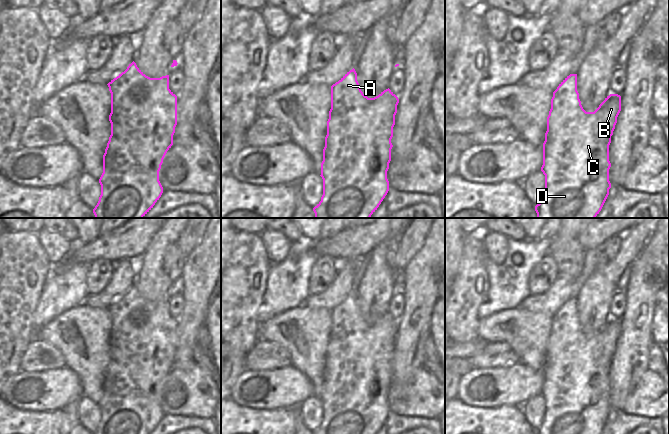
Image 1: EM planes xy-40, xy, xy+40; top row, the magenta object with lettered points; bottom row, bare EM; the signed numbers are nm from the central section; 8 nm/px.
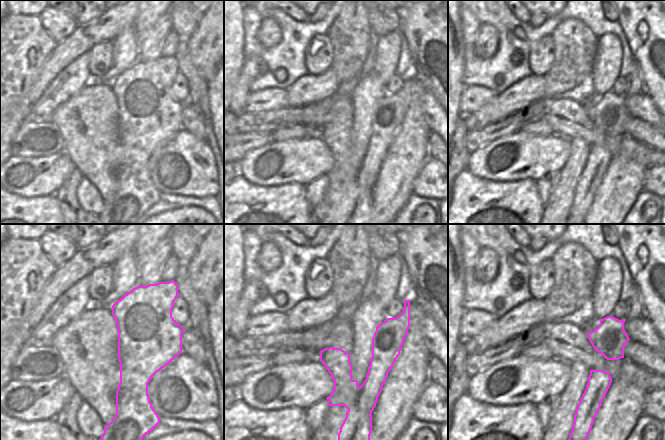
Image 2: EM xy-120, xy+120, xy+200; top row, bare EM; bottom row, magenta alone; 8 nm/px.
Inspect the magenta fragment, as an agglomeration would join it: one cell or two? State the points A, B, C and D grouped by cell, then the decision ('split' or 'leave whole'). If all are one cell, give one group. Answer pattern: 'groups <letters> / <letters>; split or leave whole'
groups A C D / B; split

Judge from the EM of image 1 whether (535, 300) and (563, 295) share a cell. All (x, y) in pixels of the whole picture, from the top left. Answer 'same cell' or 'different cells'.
same cell

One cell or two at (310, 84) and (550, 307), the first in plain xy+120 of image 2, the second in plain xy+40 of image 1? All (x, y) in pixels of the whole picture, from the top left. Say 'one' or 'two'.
one

